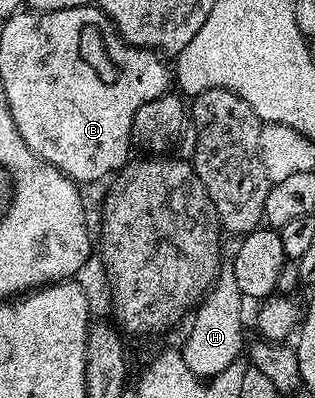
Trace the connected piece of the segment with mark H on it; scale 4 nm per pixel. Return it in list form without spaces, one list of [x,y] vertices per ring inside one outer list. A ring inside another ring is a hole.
[[[234,272],[219,273],[215,284],[193,313],[190,330],[184,344],[180,346],[181,354],[190,372],[203,378],[211,378],[221,374],[241,357],[246,344],[242,326],[242,304],[244,297],[238,284],[235,283]]]

